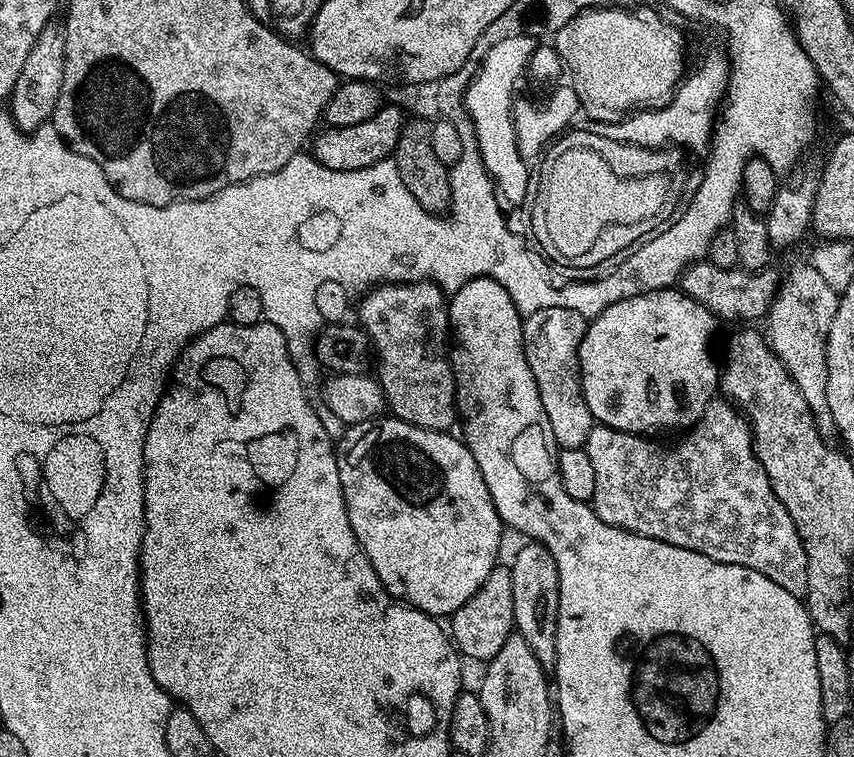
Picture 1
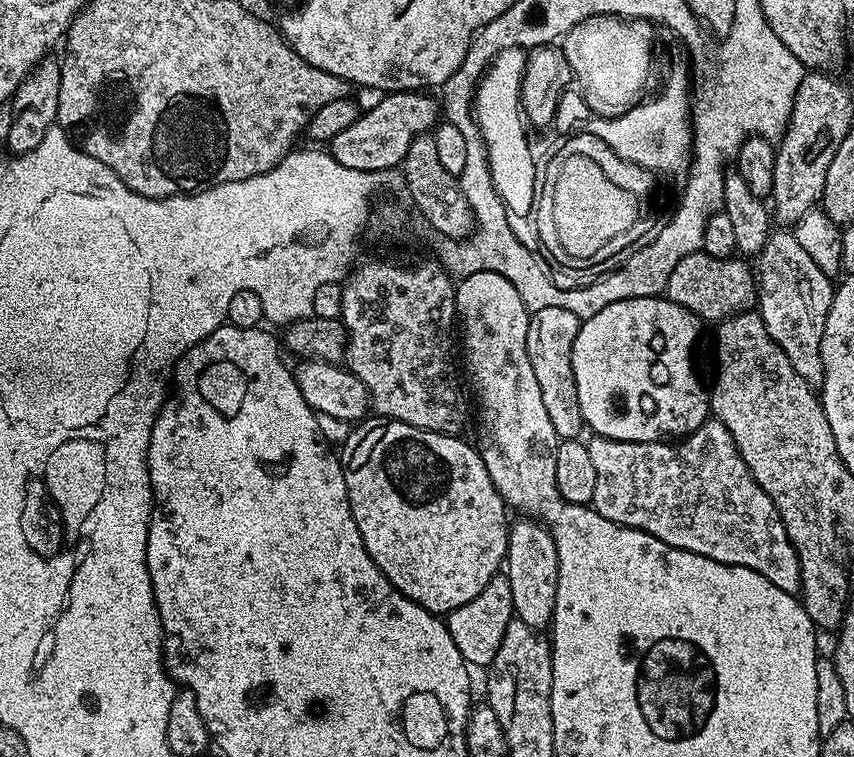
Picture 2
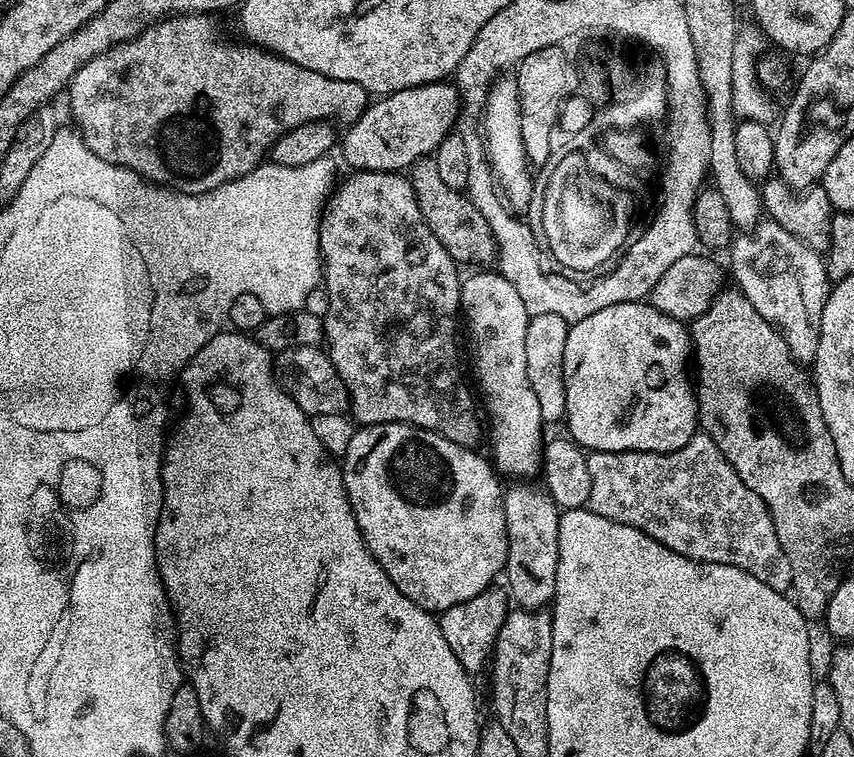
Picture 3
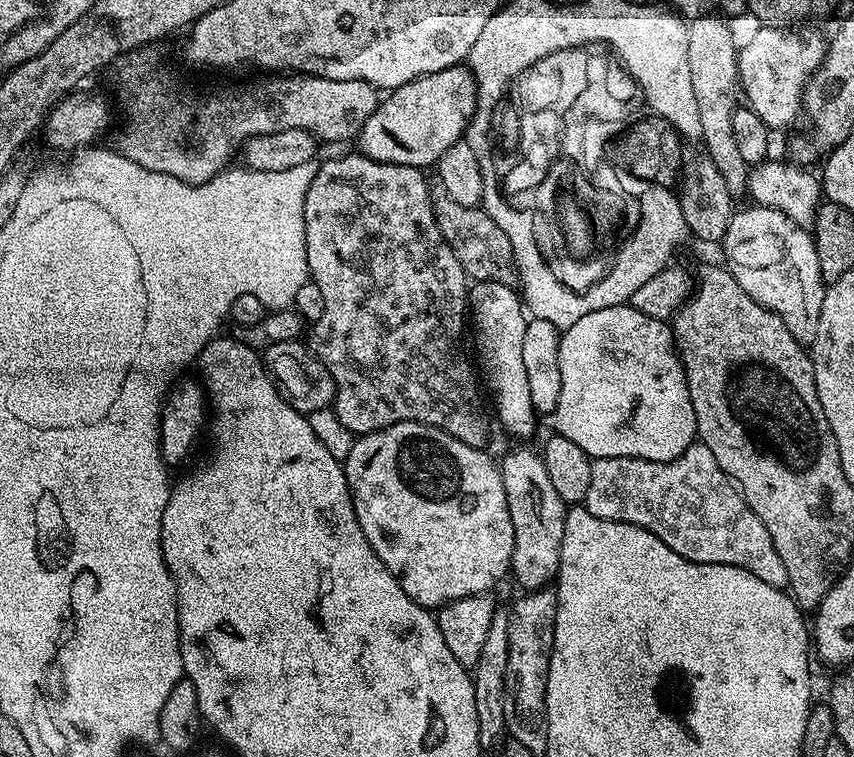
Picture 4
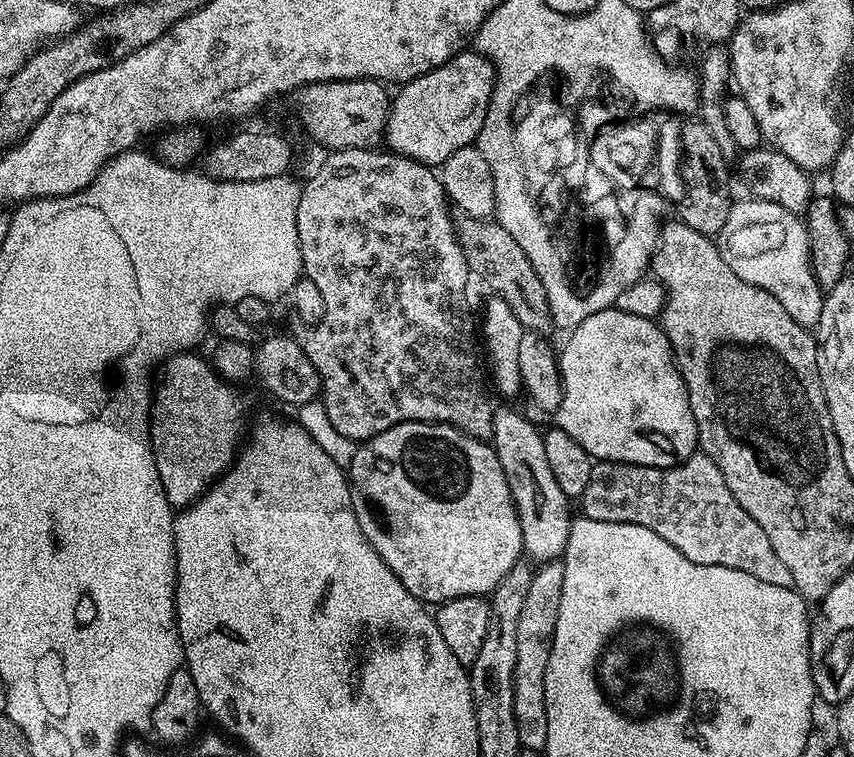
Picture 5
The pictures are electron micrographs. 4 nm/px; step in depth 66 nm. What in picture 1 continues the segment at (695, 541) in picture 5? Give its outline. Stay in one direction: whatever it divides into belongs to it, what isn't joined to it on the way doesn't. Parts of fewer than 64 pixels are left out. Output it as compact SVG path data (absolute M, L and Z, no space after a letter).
M716 398L708 405L708 409L702 414L699 422L685 436L688 437L681 444L676 444L673 448L667 448L664 444L655 444L652 441L655 439L649 438L647 435L635 432L619 432L605 424L596 424L590 430L586 450L590 454L590 463L594 465L594 494L590 501L590 507L598 514L598 518L602 518L602 522L606 522L610 526L633 532L639 536L645 536L652 541L661 540L670 546L682 546L686 550L694 550L714 562L746 566L750 570L758 570L758 574L766 574L766 578L770 578L770 582L778 582L778 586L782 586L782 590L787 590L788 593L801 598L807 597L804 543L802 538L798 538L796 523L790 518L786 506L774 494L770 478L764 467L760 465L760 459L756 456L756 449L752 442L752 434L747 419L731 403Z

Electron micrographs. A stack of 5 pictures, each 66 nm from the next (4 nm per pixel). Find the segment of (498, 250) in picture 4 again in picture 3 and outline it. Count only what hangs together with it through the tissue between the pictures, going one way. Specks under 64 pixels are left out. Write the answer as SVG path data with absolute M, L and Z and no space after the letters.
M425 158L412 165L410 179L418 198L418 208L422 210L422 218L426 218L426 226L434 230L434 238L446 246L453 260L461 265L488 266L491 260L493 263L497 259L498 245L490 230L490 222L482 218L482 210L478 210L478 206L474 206L474 202L461 189L451 188L442 182L435 159Z

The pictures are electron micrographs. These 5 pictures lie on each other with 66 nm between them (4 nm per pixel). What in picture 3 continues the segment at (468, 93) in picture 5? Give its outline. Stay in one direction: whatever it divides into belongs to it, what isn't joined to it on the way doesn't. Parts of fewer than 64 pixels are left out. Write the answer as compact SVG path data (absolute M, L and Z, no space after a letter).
M437 82L435 84L423 84L422 86L414 86L406 90L398 90L391 92L388 96L381 96L373 99L369 103L367 110L356 119L353 124L347 125L345 134L342 136L342 144L344 140L344 160L349 164L349 169L359 170L361 172L398 172L403 173L405 170L411 169L412 165L418 163L419 160L431 157L435 153L436 148L442 142L442 138L446 138L448 133L456 127L456 117L460 115L460 94L456 90L455 83Z

